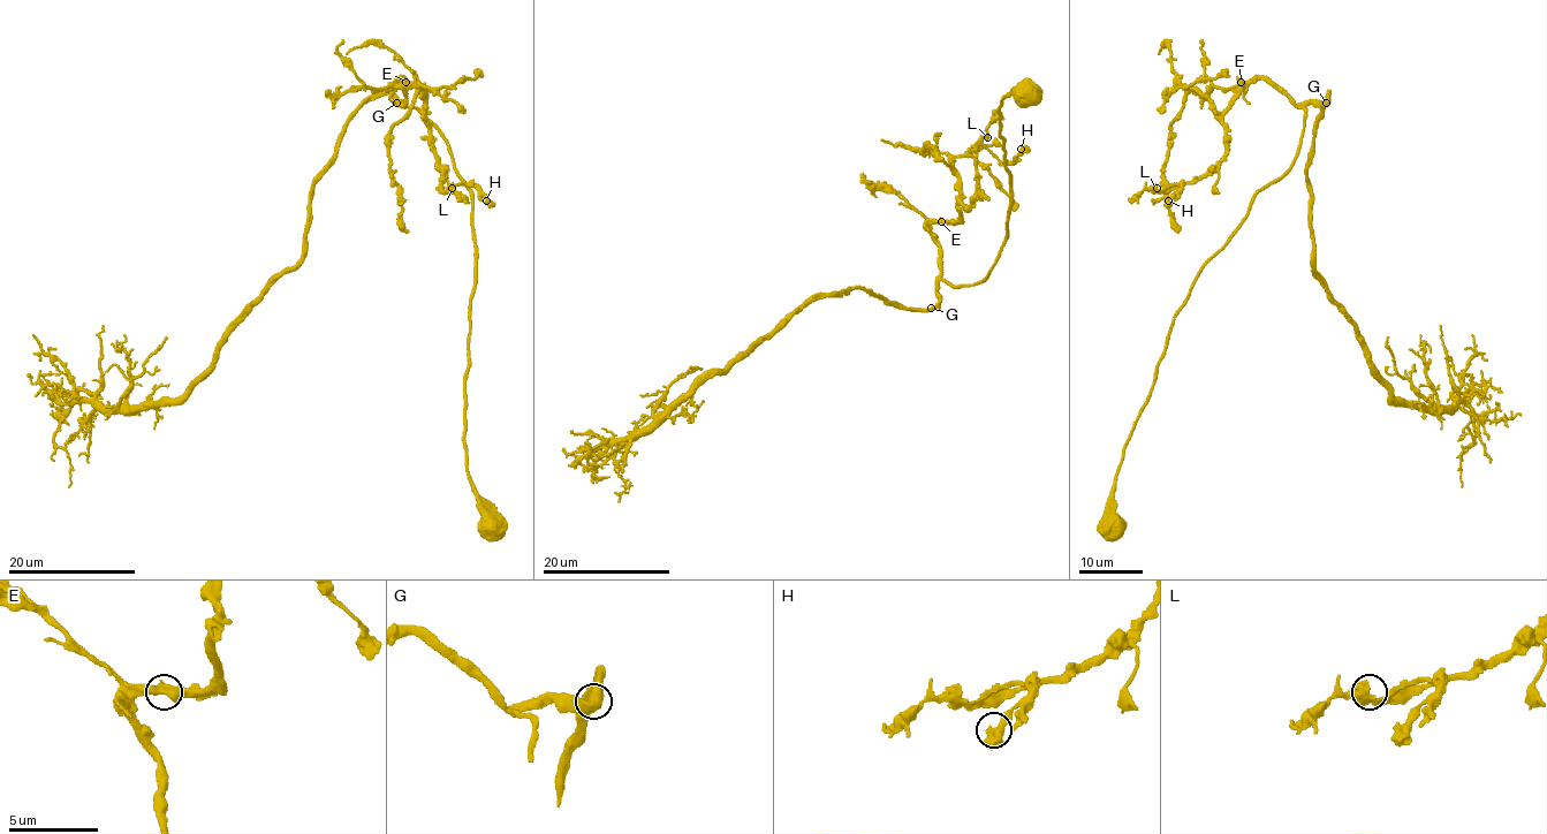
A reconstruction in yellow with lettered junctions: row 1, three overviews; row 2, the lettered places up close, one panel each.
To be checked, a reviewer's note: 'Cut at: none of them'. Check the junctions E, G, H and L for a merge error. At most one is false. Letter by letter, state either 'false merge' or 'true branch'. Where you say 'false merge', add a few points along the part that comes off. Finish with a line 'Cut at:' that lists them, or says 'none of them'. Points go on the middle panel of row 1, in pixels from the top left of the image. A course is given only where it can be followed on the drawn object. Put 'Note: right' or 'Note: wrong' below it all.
E: true branch
G: true branch
H: true branch
L: true branch
Cut at: none of them
Note: right

